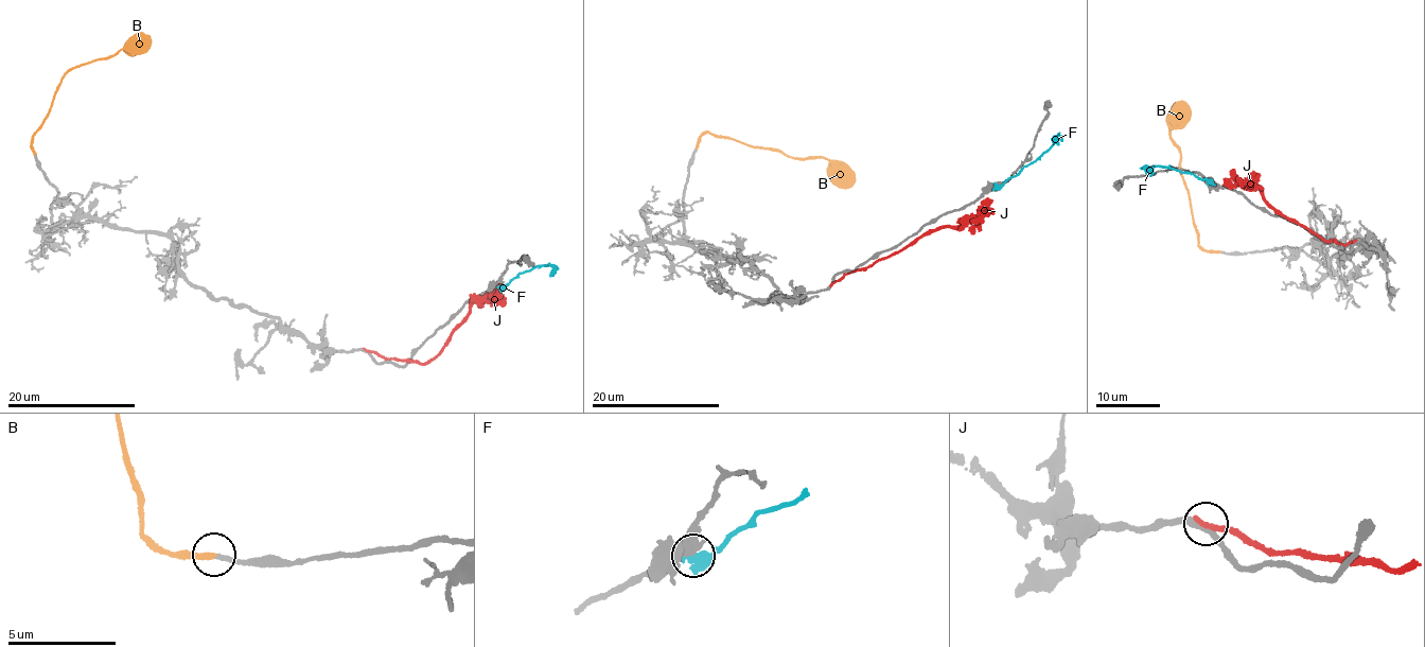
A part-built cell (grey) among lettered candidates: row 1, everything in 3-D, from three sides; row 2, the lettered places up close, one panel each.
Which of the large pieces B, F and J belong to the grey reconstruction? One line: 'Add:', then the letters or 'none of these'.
Add: B

